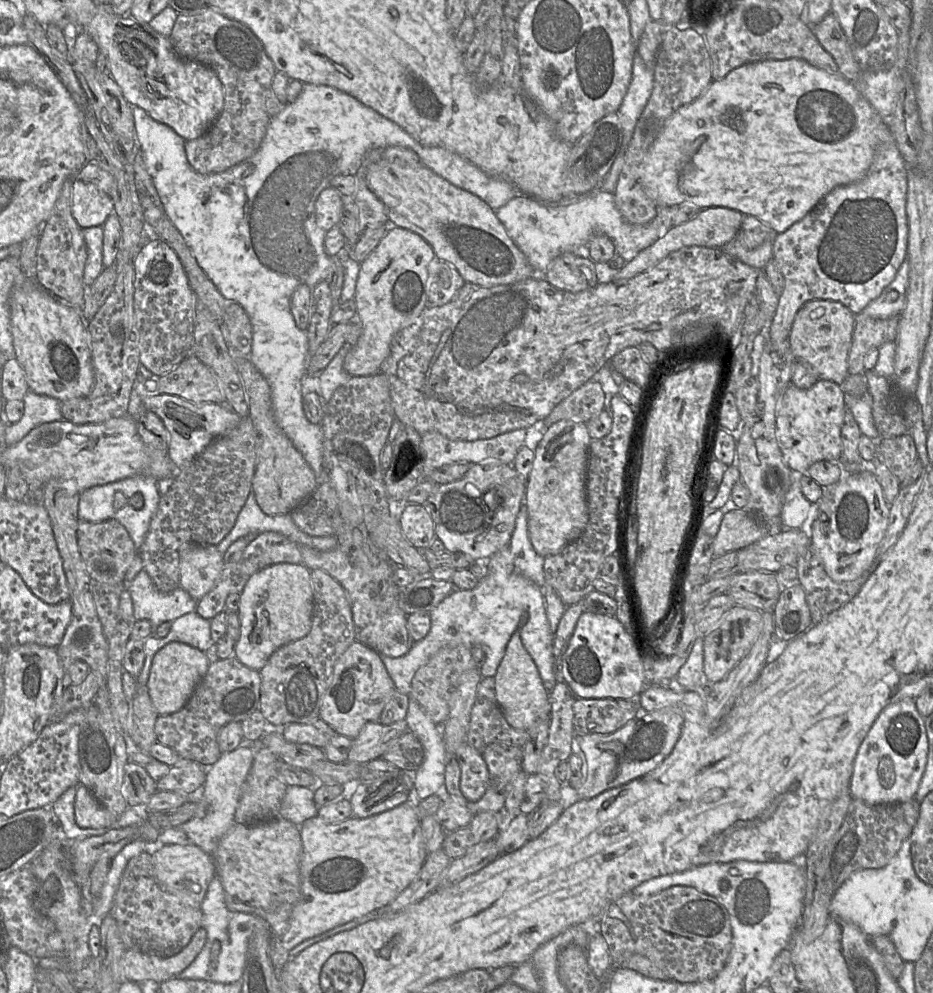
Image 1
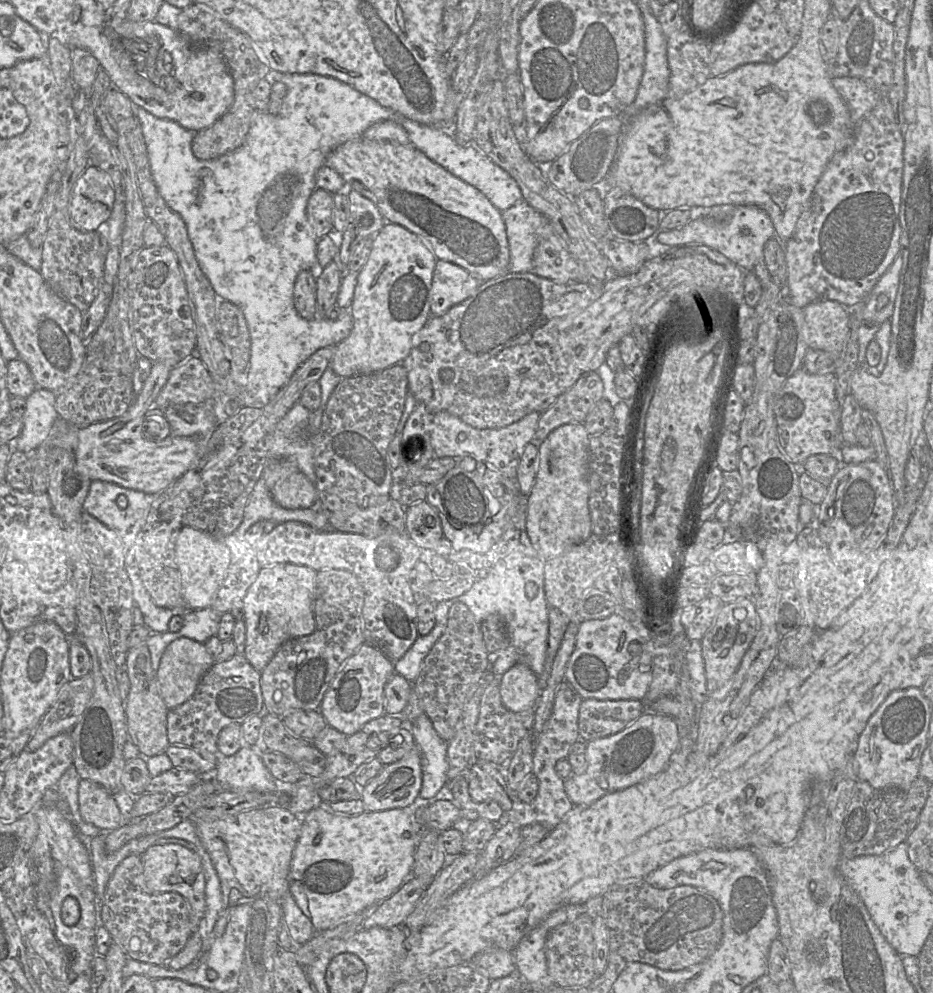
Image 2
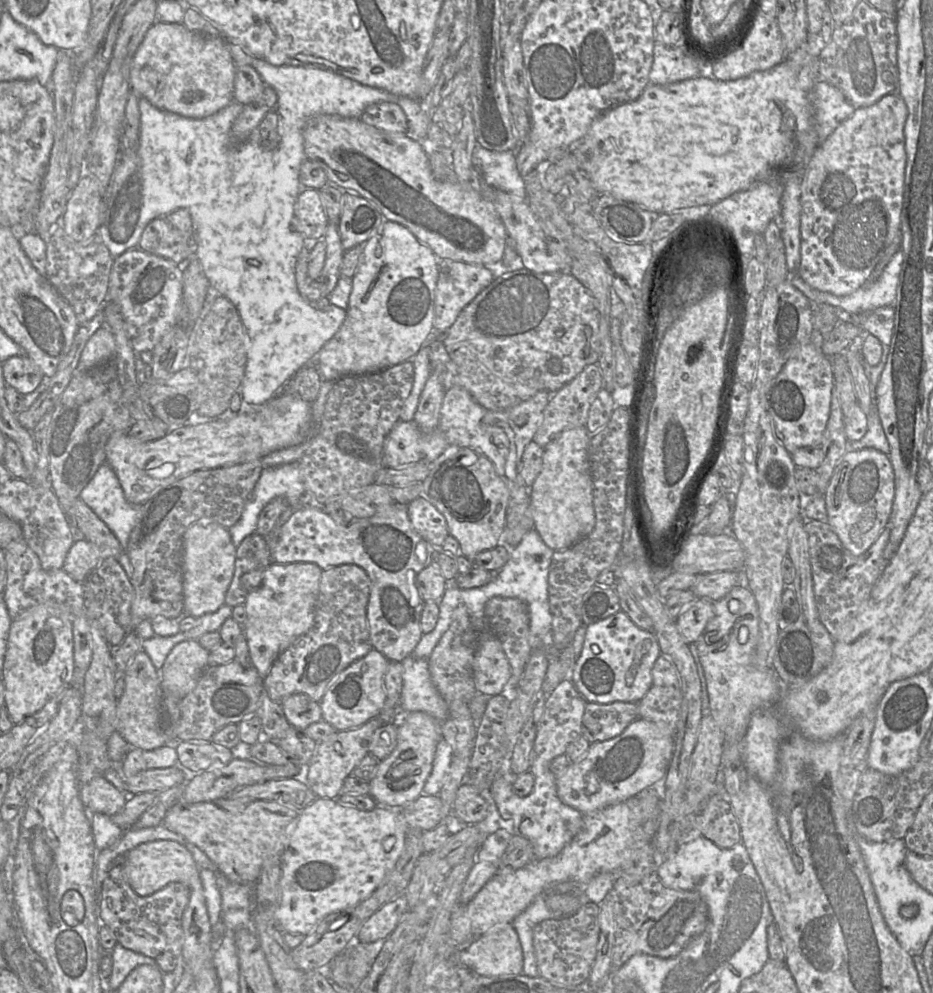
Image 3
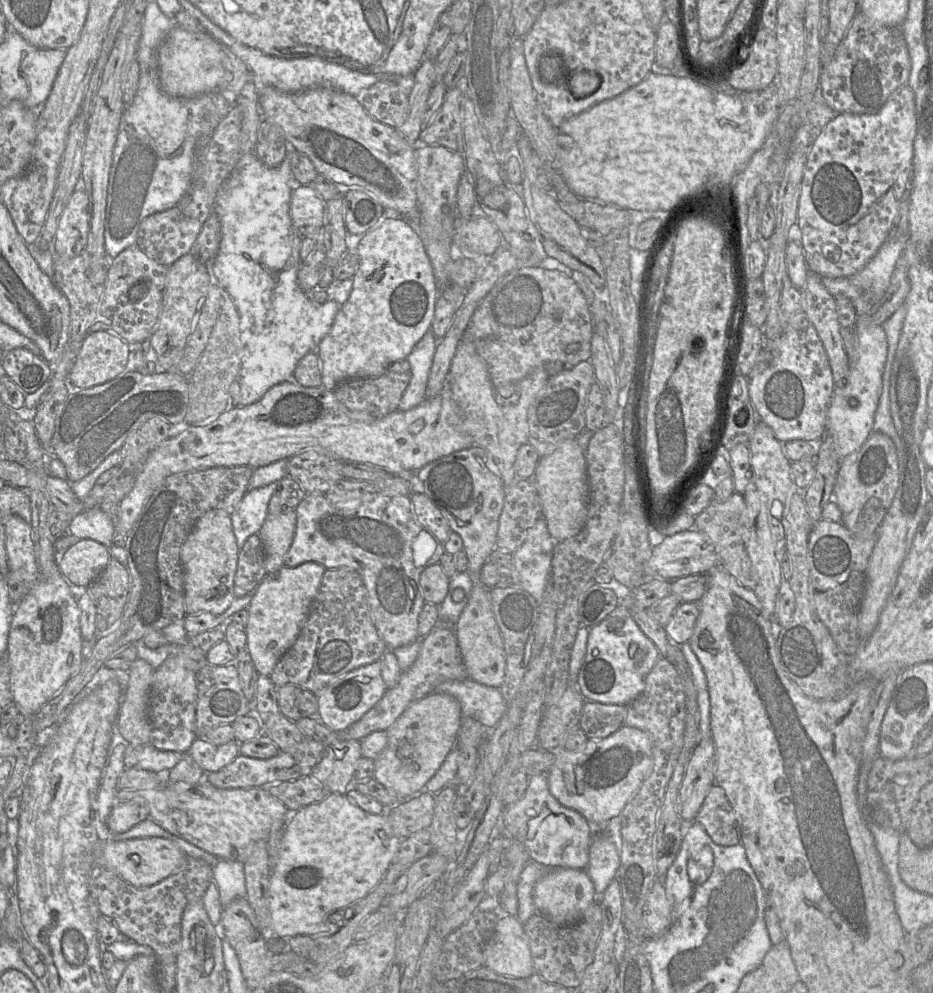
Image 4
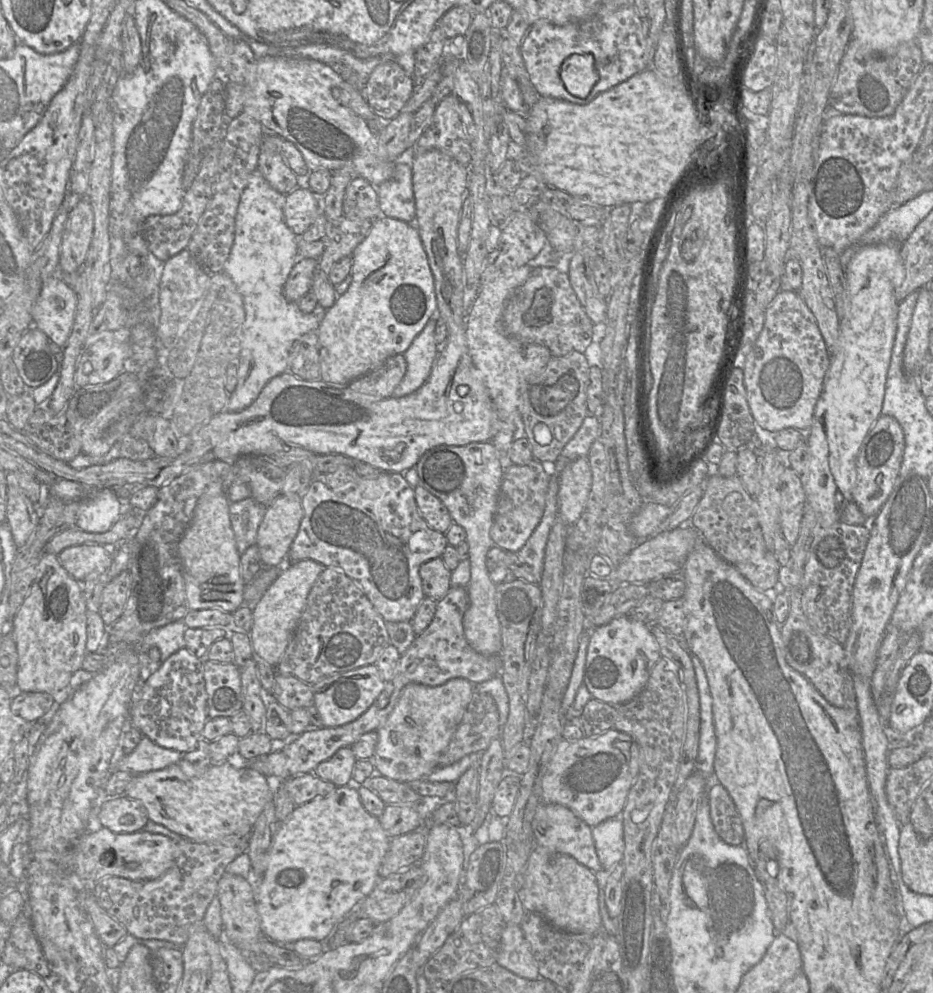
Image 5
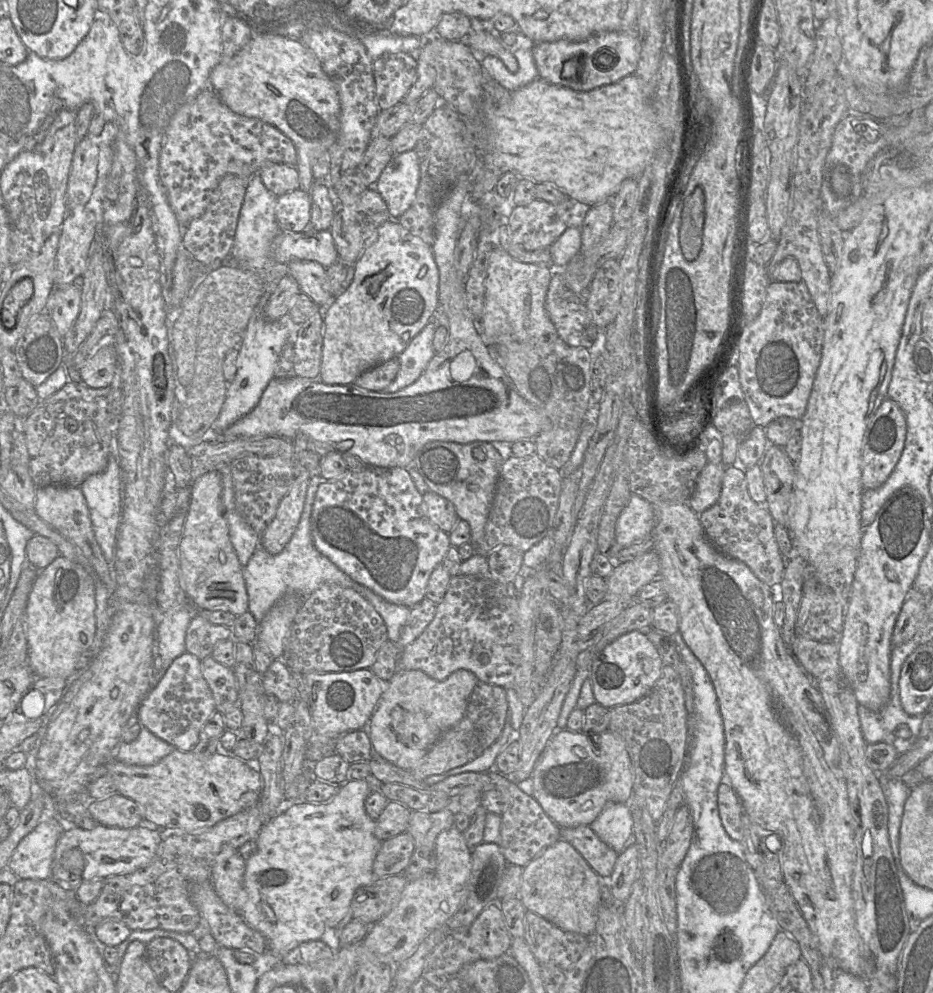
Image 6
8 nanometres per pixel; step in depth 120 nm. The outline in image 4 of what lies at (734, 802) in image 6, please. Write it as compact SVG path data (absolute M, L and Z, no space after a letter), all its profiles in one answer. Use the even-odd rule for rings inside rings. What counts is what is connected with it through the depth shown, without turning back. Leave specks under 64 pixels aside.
M715 783L697 813L695 820L705 829L711 839L721 846L740 843L740 827L725 791Z

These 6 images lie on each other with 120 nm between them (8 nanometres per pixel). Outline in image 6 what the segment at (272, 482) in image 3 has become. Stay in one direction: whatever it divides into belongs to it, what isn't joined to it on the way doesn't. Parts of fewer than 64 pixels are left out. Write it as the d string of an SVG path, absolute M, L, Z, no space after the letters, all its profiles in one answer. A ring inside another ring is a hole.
M236 509L226 511L226 520L231 543L239 563L244 567L260 545L261 535L245 521Z

